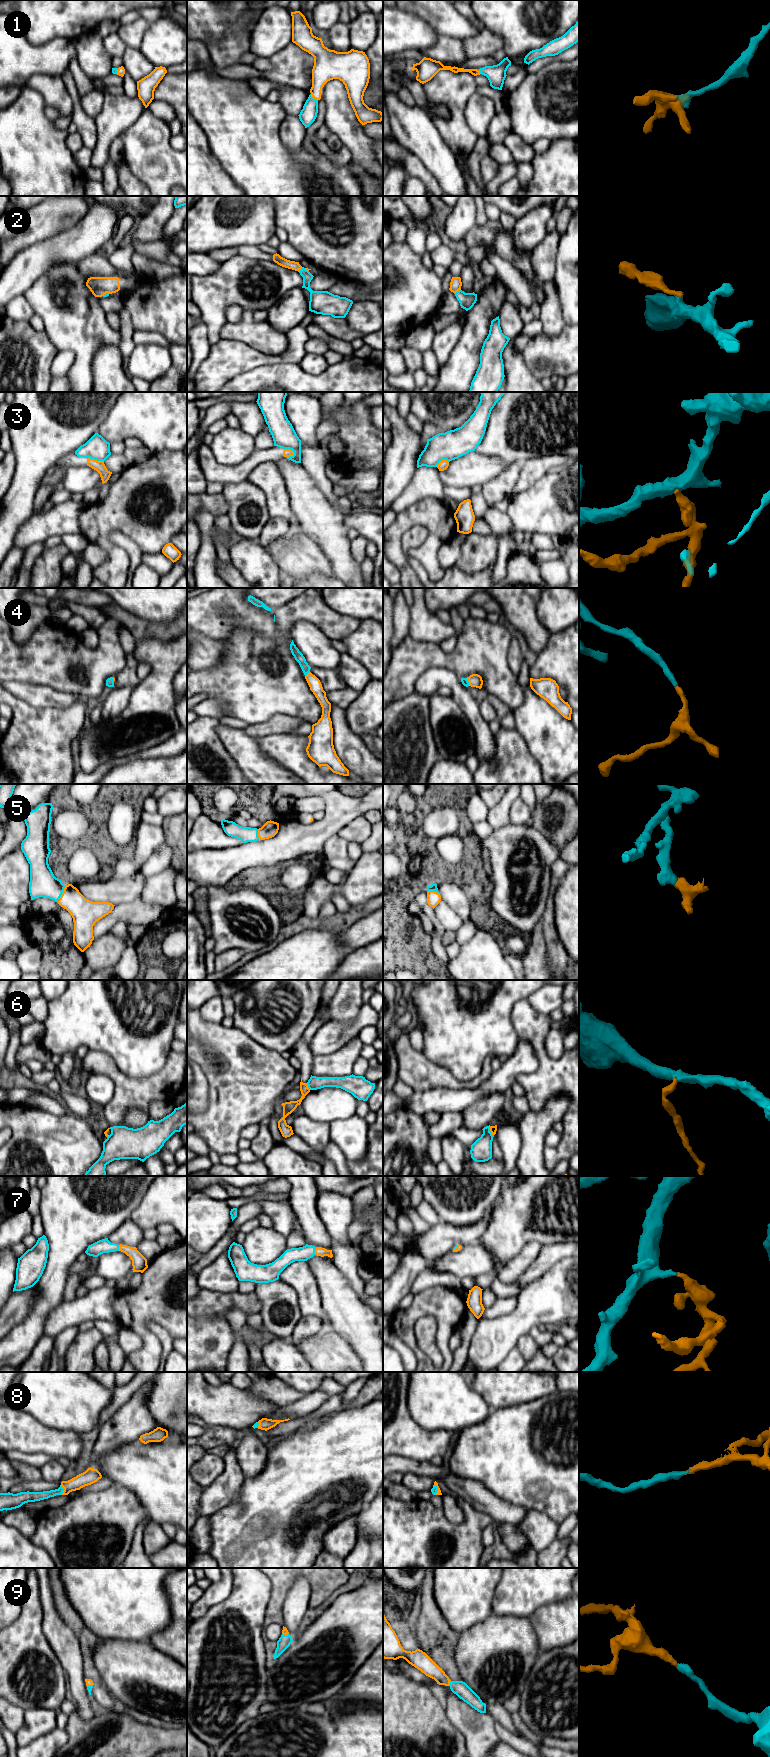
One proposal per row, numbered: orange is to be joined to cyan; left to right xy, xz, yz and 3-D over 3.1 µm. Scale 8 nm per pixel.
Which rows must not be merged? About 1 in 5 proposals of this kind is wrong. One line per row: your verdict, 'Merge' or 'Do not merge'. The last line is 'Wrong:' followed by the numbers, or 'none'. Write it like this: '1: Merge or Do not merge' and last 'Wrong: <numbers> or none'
1: Merge
2: Merge
3: Do not merge
4: Merge
5: Merge
6: Do not merge
7: Merge
8: Merge
9: Merge
Wrong: 3, 6

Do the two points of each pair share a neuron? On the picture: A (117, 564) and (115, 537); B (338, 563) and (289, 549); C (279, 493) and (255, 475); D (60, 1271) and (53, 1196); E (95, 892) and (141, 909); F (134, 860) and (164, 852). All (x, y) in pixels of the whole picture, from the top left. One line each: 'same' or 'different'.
A: different
B: different
C: same
D: same
E: different
F: different

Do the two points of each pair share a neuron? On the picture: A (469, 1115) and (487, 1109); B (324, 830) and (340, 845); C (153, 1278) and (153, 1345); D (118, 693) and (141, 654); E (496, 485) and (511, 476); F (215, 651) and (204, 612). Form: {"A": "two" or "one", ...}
{"A": "one", "B": "two", "C": "one", "D": "two", "E": "one", "F": "two"}

